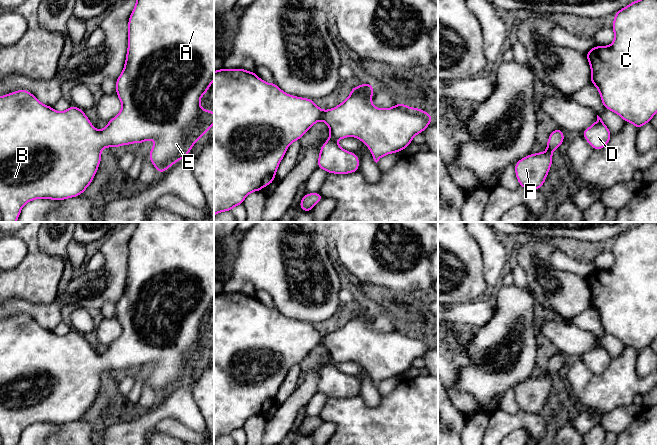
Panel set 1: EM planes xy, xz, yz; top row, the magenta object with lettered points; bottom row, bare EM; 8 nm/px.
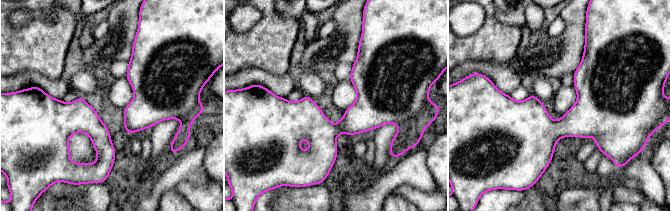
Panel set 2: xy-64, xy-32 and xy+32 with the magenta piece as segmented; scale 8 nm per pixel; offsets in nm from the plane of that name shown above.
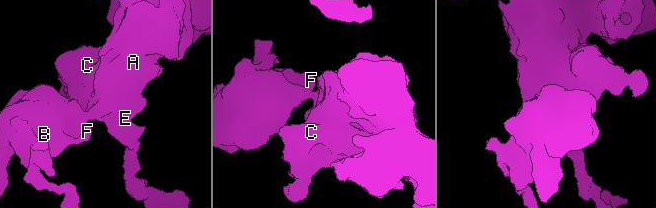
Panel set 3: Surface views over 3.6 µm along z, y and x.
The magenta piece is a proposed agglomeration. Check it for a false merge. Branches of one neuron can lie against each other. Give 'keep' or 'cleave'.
keep

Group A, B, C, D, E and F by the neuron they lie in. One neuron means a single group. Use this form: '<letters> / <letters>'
A B C D E F

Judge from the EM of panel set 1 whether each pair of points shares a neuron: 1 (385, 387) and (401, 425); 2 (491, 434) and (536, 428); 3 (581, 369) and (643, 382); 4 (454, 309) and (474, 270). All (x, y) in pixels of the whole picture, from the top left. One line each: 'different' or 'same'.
1: different
2: same
3: same
4: different

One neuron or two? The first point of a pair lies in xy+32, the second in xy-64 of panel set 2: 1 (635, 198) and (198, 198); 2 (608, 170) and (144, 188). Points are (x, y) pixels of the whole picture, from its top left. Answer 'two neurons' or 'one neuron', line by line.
1: one neuron
2: two neurons

